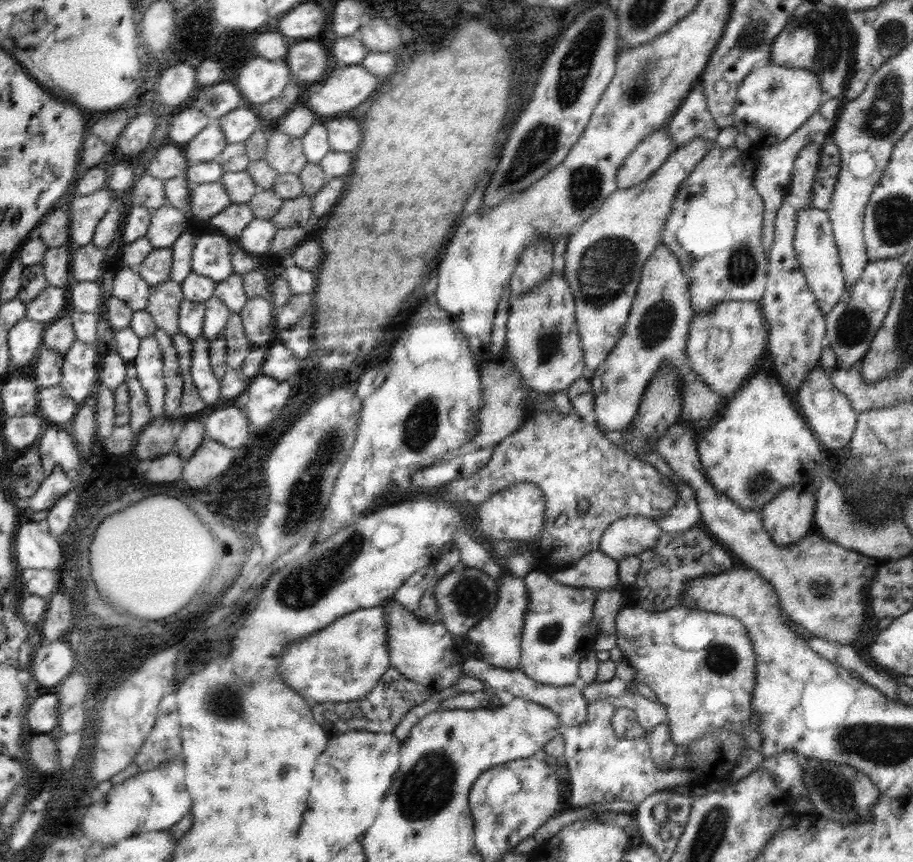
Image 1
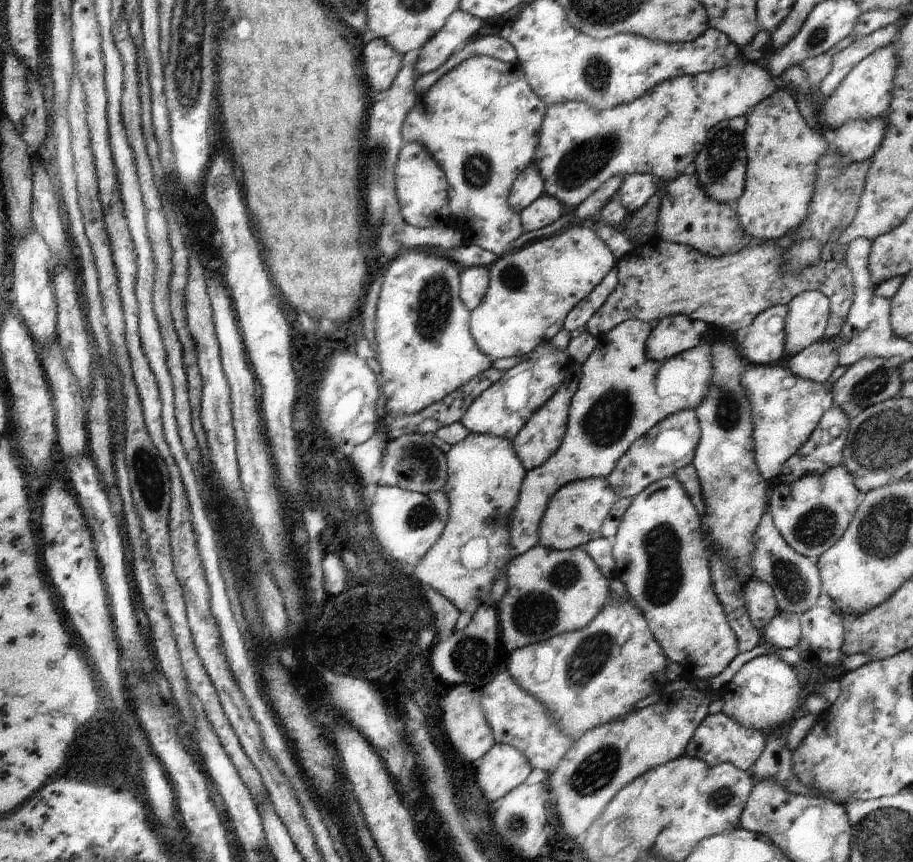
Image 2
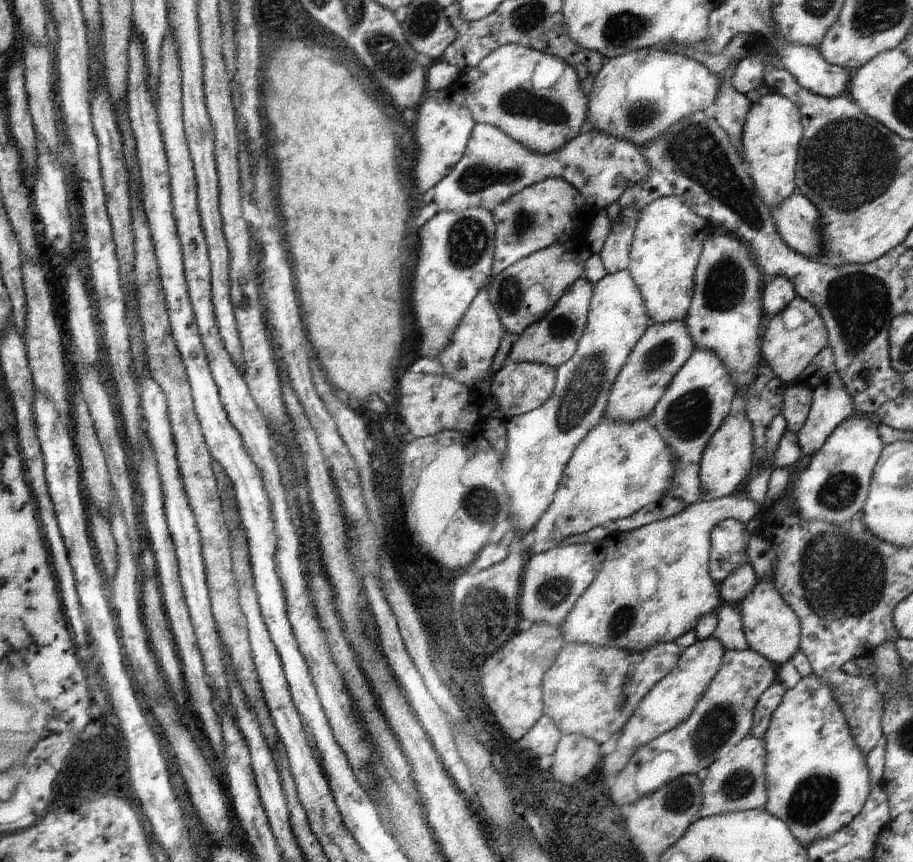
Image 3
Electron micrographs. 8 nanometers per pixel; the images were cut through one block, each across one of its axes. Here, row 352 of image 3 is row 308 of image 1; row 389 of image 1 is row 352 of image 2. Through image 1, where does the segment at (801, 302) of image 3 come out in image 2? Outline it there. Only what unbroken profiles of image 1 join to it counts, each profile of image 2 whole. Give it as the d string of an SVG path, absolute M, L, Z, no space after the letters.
M818 291L803 292L787 306L788 314L783 330L784 348L789 357L822 340L831 308L828 298Z

